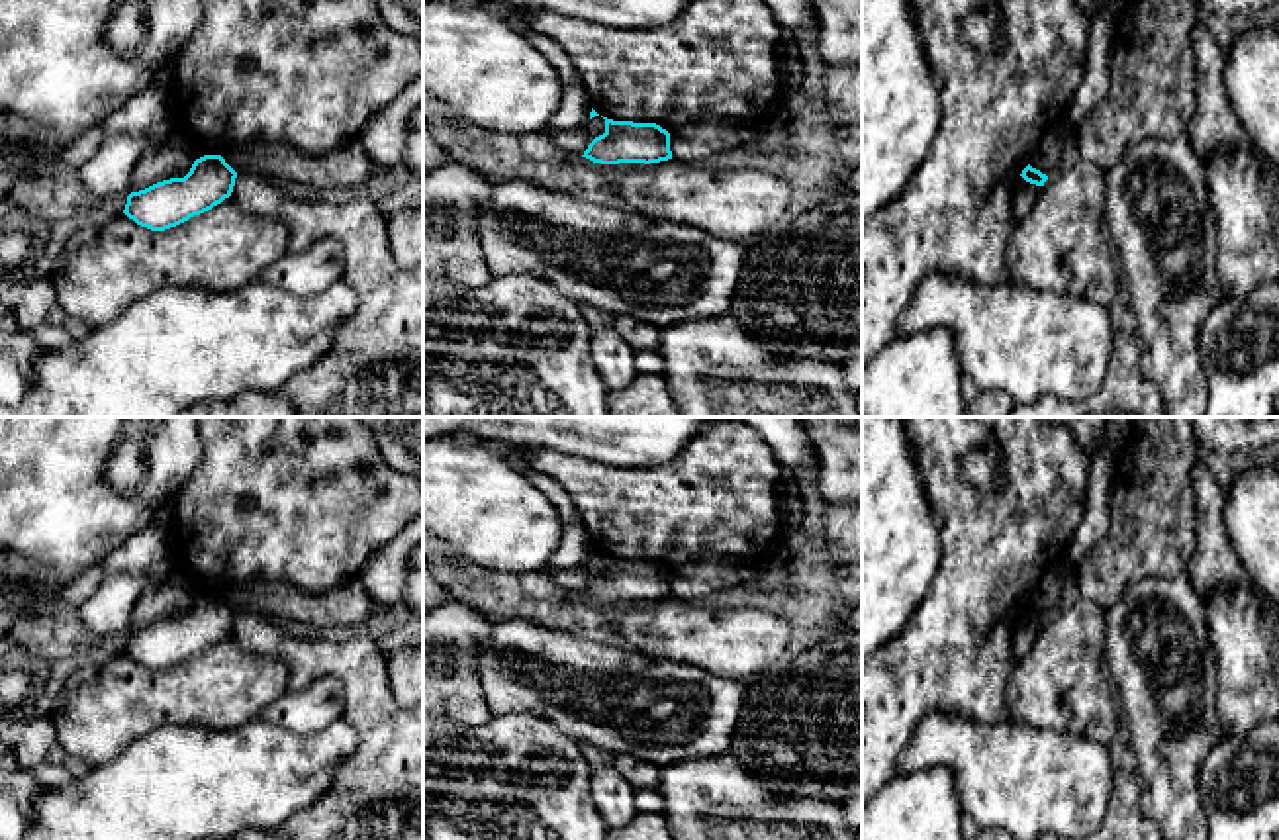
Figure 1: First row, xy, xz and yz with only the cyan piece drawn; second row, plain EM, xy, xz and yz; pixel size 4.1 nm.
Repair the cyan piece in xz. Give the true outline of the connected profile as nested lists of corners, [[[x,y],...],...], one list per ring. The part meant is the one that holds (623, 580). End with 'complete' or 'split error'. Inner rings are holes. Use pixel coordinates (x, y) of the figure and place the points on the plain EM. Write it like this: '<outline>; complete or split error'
[[[605,558],[605,572],[595,576],[582,595],[601,601],[660,601],[672,597],[670,572],[656,562]]]; complete

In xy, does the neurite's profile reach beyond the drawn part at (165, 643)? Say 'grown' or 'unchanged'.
unchanged

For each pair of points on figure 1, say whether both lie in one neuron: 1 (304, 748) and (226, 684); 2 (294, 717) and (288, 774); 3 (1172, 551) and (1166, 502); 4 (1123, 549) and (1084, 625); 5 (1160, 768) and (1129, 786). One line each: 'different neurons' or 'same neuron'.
1: different neurons
2: different neurons
3: same neuron
4: different neurons
5: different neurons

